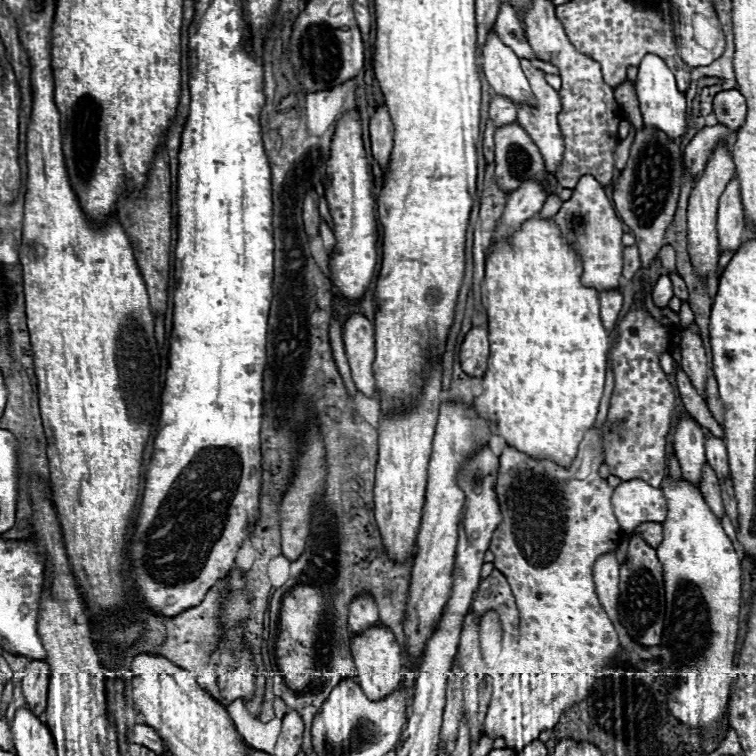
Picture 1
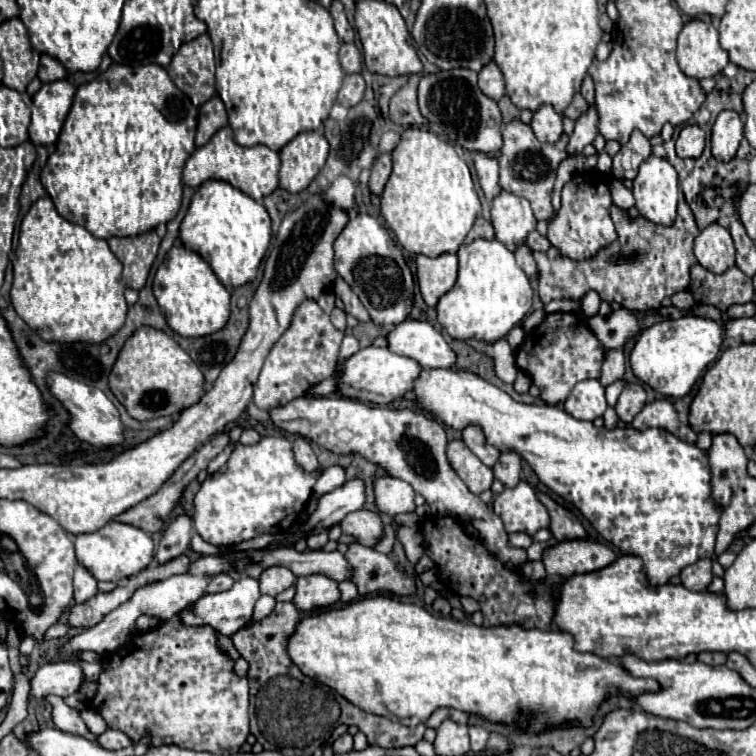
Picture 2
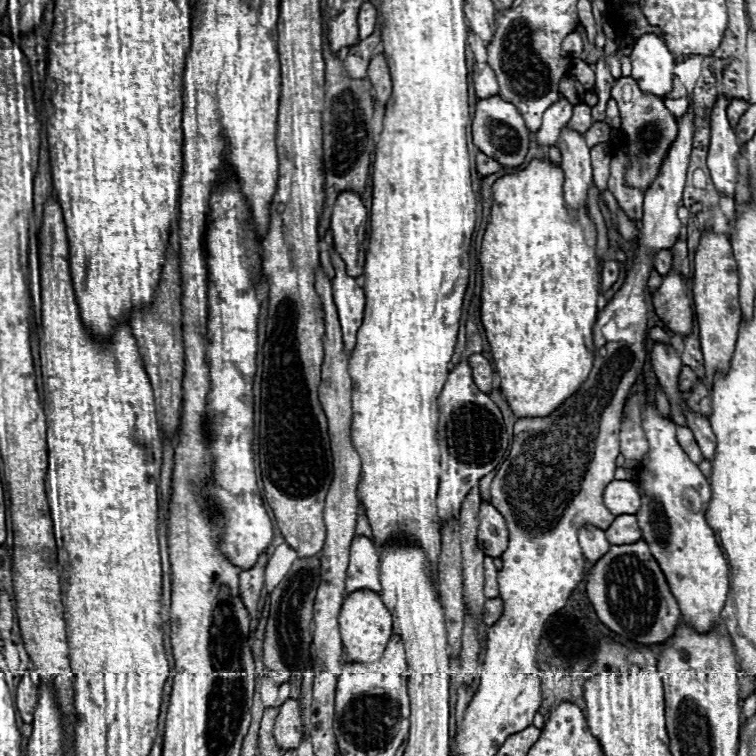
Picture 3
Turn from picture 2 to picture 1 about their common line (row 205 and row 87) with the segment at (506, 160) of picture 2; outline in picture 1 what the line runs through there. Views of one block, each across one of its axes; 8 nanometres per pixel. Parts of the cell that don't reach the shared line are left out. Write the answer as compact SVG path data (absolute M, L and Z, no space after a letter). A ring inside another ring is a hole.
M520 60L520 66L530 82L530 88L536 96L536 106L528 106L528 104L518 104L518 124L530 134L530 138L536 142L536 146L540 148L542 156L544 156L544 162L546 162L546 170L550 174L556 174L556 166L558 162L562 160L562 150L564 150L564 142L562 142L562 134L560 134L560 128L558 128L558 112L560 112L560 98L558 98L558 92L548 86L546 78L544 78L544 72L534 68L530 60Z

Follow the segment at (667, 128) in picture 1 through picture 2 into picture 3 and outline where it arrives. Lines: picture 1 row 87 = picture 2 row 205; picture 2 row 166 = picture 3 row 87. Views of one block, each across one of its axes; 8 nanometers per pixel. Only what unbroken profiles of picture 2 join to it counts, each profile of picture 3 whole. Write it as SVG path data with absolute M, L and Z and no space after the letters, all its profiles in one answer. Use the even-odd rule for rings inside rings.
M644 34L636 40L630 54L632 78L640 90L658 98L666 98L672 92L672 78L676 60L668 52L662 38L656 34Z

